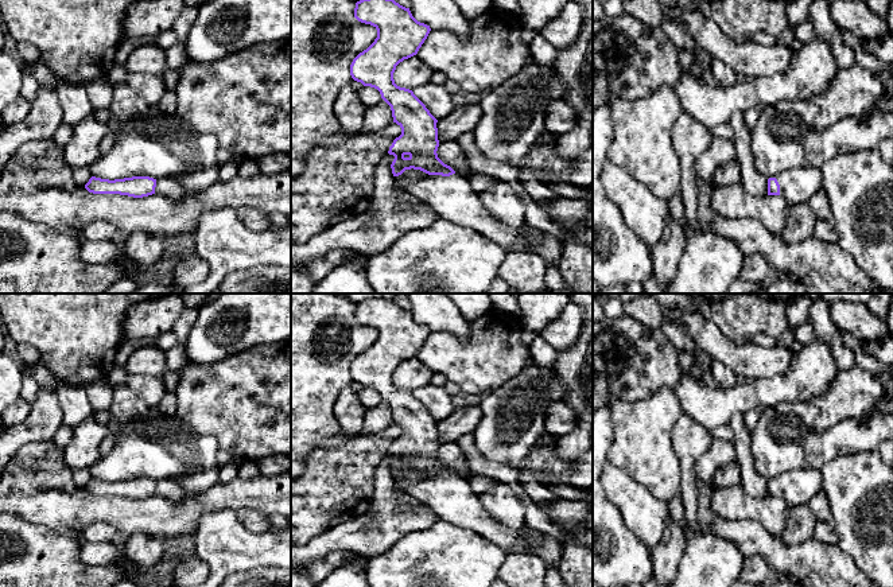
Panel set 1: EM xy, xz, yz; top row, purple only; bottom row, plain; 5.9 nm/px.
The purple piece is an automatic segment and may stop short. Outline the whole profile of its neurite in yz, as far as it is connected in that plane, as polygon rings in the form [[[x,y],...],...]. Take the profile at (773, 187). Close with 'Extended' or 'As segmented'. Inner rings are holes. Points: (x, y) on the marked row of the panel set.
[[[816,167],[785,170],[768,179],[768,195],[780,195],[789,203],[807,202],[822,187],[822,172]]]. Extended

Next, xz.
[[[360,0],[356,3],[354,18],[373,26],[377,38],[353,59],[350,75],[380,92],[391,106],[393,123],[401,128],[401,135],[388,151],[395,156],[391,164],[393,176],[411,168],[426,172],[427,178],[404,180],[404,186],[430,205],[439,218],[469,226],[506,252],[528,252],[524,233],[493,219],[469,179],[438,158],[438,120],[412,90],[395,83],[396,66],[418,54],[431,31],[430,26],[418,22],[409,8],[395,0]]]. Extended

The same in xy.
[[[92,176],[85,188],[93,194],[120,194],[143,198],[155,194],[156,179],[150,176],[132,176],[124,179],[101,179]]]. As segmented

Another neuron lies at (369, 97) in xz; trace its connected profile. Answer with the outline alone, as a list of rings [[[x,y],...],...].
[[[364,86],[361,90],[358,90],[358,96],[366,108],[373,106],[383,100],[380,92],[369,86]]]

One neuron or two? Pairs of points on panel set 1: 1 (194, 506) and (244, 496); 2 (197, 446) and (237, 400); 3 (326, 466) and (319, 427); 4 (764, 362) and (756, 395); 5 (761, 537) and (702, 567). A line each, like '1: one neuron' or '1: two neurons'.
1: one neuron
2: two neurons
3: two neurons
4: two neurons
5: two neurons

